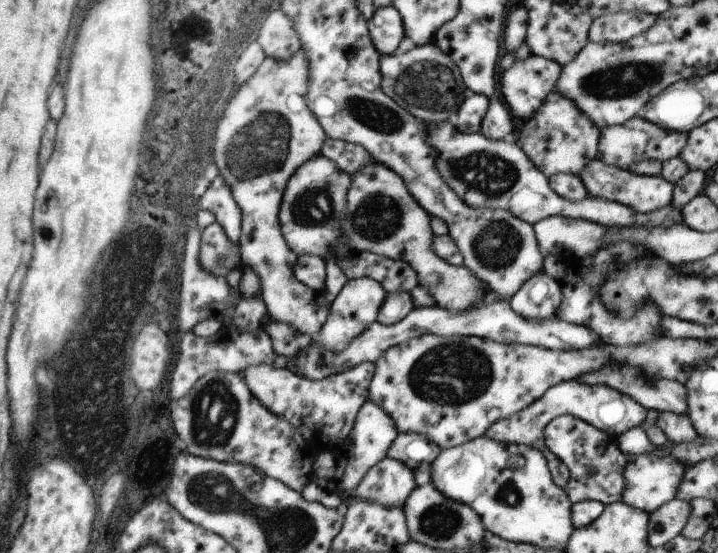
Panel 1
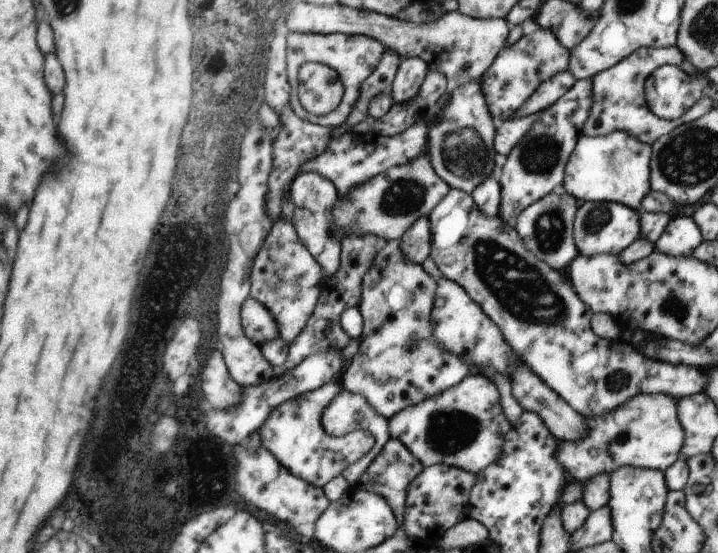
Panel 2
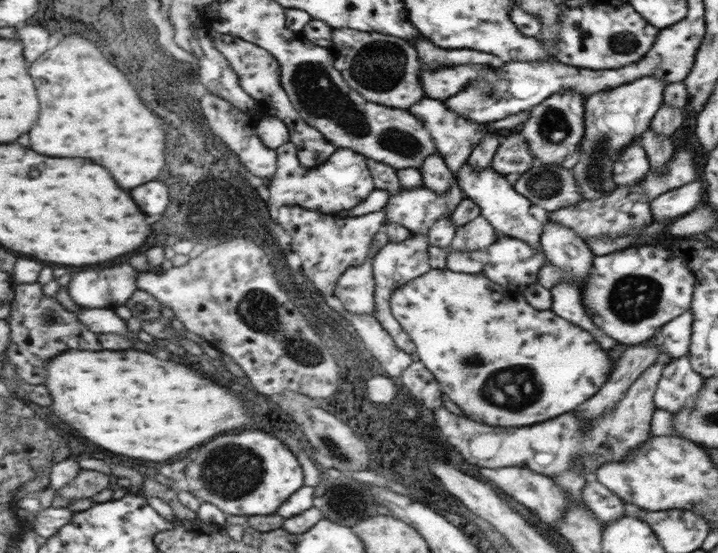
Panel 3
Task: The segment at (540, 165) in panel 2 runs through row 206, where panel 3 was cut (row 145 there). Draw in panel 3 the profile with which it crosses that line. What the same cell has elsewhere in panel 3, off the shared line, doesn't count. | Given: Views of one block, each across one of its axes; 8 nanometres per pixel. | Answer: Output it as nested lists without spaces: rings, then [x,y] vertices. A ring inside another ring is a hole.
[[[507,132],[501,138],[501,146],[497,148],[497,154],[493,156],[491,168],[497,170],[499,174],[523,174],[533,168],[535,156],[529,150],[529,142],[521,132]]]

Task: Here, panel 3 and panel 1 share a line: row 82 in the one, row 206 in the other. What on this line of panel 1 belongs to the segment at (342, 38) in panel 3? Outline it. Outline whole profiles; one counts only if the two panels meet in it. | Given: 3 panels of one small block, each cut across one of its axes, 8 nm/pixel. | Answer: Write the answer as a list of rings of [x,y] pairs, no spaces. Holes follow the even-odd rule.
[[[373,162],[371,166],[365,166],[363,170],[351,174],[351,180],[353,184],[347,192],[349,214],[341,218],[341,240],[347,240],[351,250],[355,248],[355,252],[373,252],[407,262],[417,274],[417,286],[429,290],[429,294],[435,298],[437,308],[449,312],[467,312],[471,308],[479,308],[479,304],[485,302],[483,292],[487,290],[469,268],[453,266],[437,256],[437,252],[433,250],[435,234],[431,236],[429,214],[425,212],[425,208],[419,208],[417,202],[409,196],[399,174],[383,164]]]

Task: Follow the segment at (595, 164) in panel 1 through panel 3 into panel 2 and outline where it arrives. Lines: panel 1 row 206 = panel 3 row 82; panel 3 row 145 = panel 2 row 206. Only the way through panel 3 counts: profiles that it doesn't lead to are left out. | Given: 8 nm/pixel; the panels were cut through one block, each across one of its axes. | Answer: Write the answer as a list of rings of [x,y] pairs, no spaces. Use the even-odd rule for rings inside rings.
[[[585,202],[577,208],[573,222],[573,238],[579,254],[621,254],[641,236],[641,212],[615,202]]]

